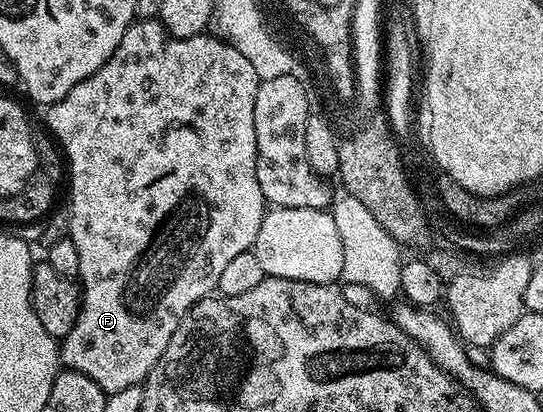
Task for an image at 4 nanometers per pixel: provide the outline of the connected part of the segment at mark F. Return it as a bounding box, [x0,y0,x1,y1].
[47,20,266,393]

